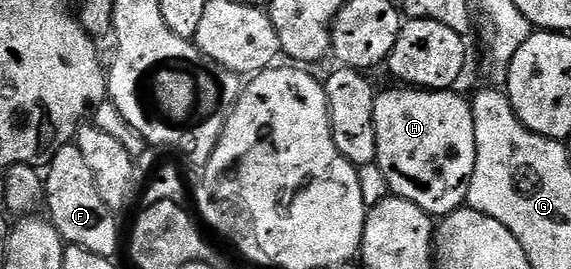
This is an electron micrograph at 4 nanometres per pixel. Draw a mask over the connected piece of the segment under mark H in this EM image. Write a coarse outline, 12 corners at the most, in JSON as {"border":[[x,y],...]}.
{"border":[[405,86],[374,98],[389,191],[431,218],[466,204],[470,100]]}

